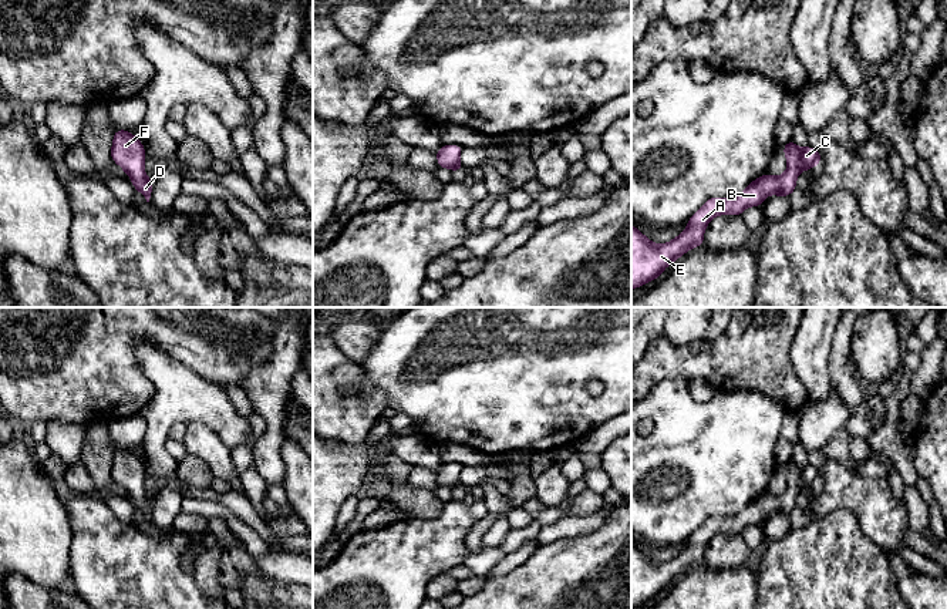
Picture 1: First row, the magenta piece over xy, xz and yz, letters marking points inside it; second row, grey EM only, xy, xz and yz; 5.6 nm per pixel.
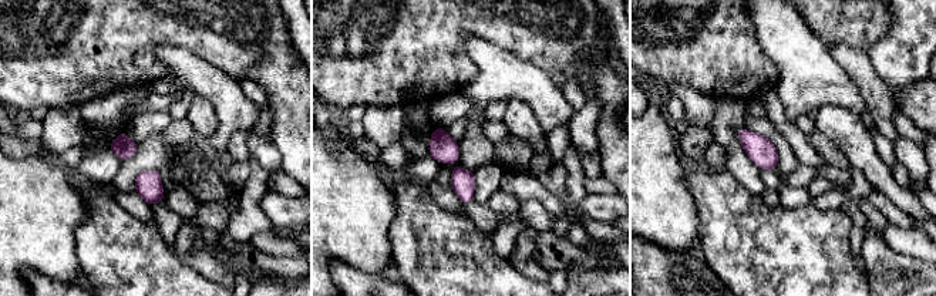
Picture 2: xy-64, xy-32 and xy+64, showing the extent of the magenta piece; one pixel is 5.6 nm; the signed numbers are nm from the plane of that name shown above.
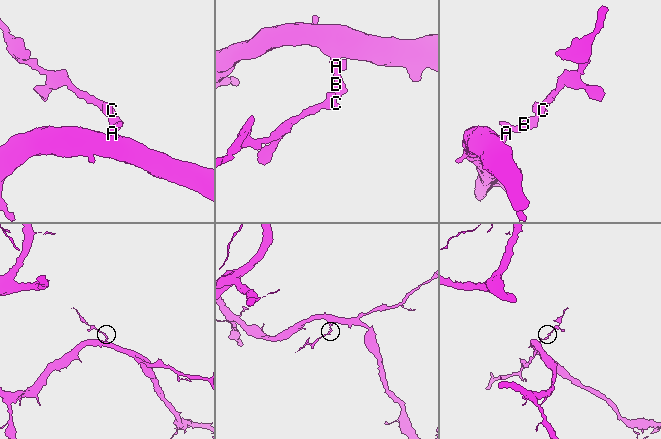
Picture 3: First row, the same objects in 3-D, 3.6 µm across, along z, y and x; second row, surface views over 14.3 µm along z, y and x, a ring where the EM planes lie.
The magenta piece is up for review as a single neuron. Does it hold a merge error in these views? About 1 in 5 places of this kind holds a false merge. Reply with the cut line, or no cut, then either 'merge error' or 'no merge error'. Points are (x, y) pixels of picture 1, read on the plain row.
no cut | no merge error

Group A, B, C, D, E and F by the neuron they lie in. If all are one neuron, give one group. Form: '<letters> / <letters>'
A B C D E F

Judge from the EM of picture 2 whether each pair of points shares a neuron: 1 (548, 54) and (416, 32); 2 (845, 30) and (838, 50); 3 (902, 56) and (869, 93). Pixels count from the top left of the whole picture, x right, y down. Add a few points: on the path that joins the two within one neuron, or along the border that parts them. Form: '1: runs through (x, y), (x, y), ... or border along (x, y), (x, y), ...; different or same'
1: runs through (515, 24), (448, 24); same
2: border along (831, 47), (848, 44), (865, 54); different
3: border along (865, 54), (888, 87); different

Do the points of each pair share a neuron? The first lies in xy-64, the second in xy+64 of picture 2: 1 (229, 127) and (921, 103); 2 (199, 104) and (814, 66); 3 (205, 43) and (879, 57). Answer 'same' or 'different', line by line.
1: different
2: different
3: different

